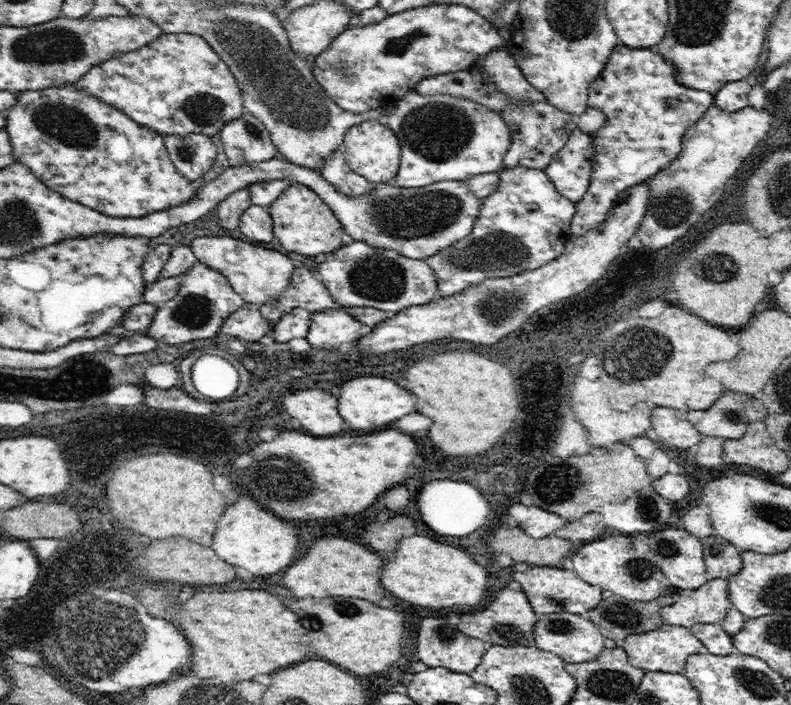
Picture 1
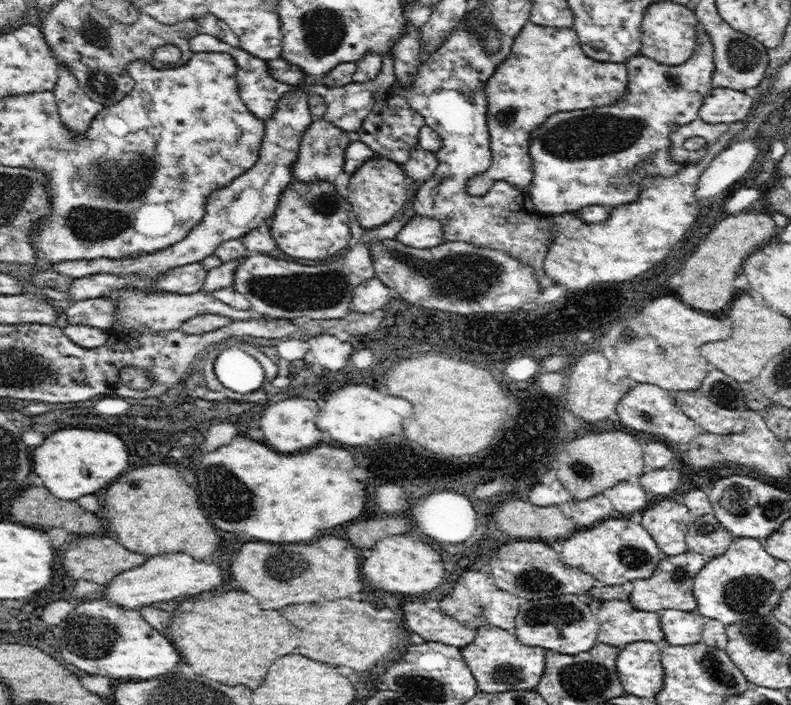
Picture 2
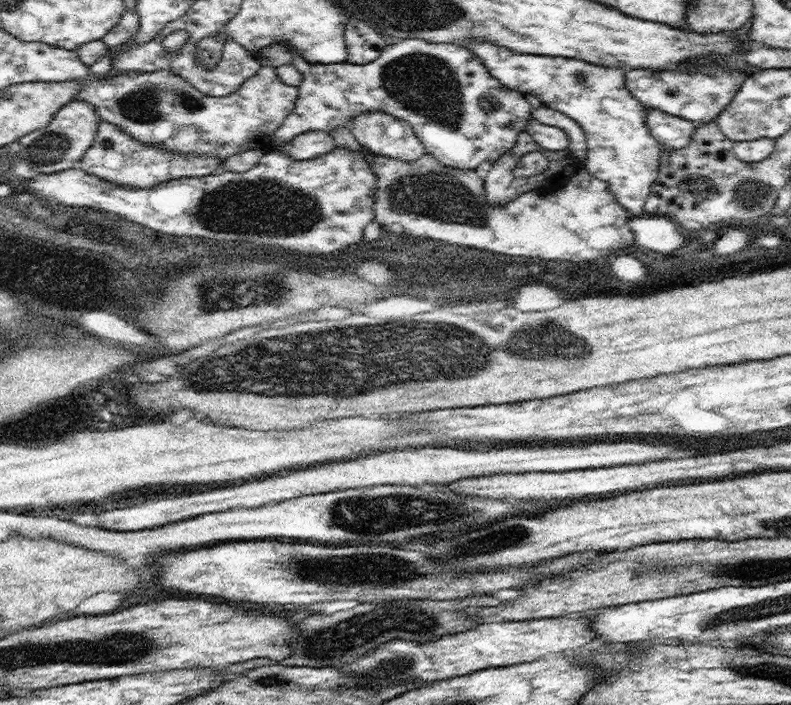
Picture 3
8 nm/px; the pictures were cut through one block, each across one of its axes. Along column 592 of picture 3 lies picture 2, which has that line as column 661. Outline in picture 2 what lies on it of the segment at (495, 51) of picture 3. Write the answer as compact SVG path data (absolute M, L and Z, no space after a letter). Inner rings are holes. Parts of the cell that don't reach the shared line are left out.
M697 22L695 29L697 46L686 62L678 65L660 64L639 53L625 62L629 74L627 89L616 104L558 112L533 130L529 153L534 172L528 193L538 210L559 215L596 204L613 208L634 202L640 192L640 182L646 176L672 176L682 170L683 163L670 159L670 128L674 124L690 124L699 117L704 99L713 89L712 77L715 71L712 40L702 23Z

